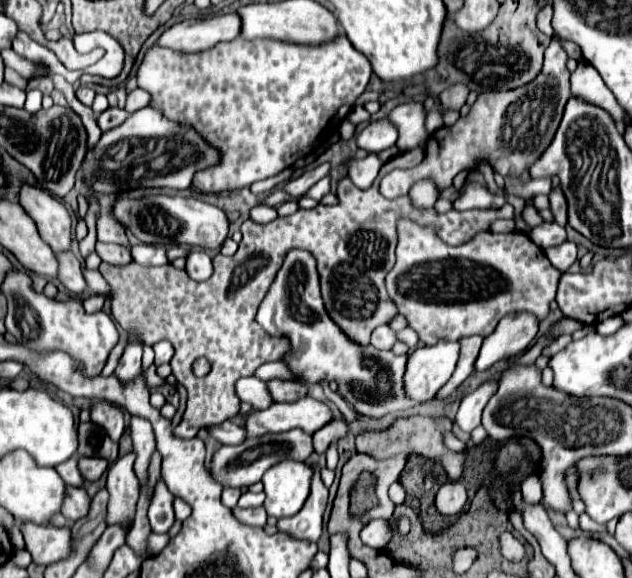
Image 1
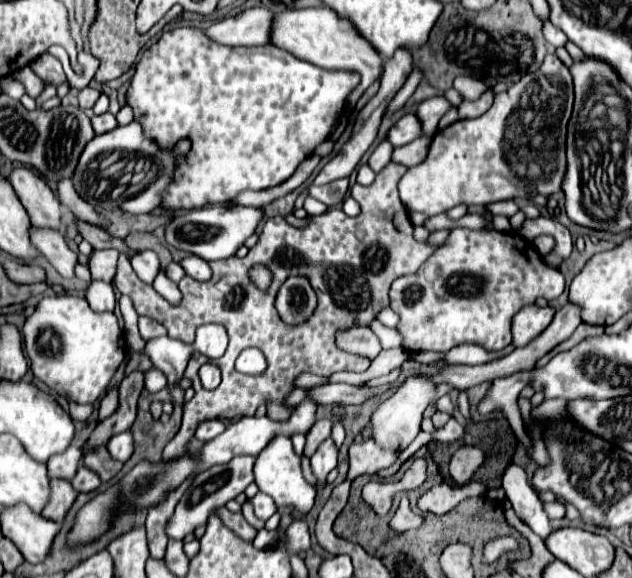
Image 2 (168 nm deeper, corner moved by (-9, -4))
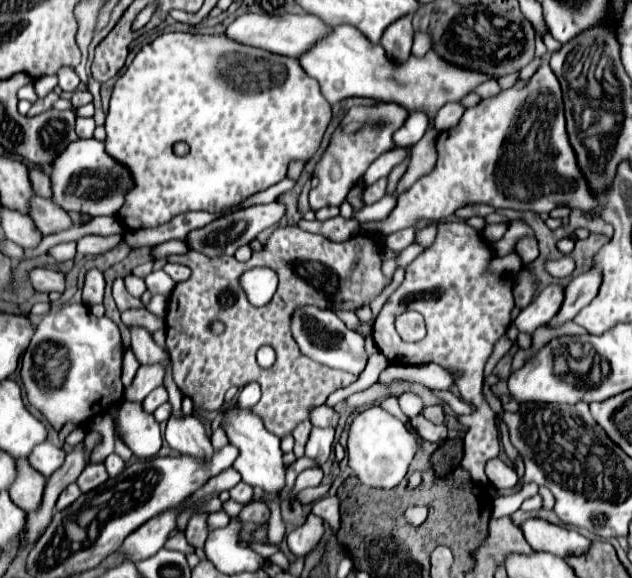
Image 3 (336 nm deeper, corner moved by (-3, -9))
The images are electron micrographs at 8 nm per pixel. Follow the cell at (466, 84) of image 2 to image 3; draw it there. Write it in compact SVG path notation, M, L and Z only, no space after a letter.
M487 80L487 82L479 84L473 92L475 92L475 94L479 94L481 98L489 98L489 96L495 96L495 92L497 92L497 90L499 90L497 80Z

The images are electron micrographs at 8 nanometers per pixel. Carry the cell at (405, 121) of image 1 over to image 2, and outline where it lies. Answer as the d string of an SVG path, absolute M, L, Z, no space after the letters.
M437 95L437 97L431 97L431 99L425 99L419 109L417 109L417 115L423 123L423 131L427 137L433 137L435 131L437 131L437 123L439 119L451 111L453 105L443 97L443 95Z

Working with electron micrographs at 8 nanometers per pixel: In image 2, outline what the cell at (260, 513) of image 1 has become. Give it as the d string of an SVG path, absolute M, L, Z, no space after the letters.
M219 507L215 511L215 515L219 515L219 519L223 519L223 525L227 525L235 535L239 535L241 539L247 539L247 541L253 541L255 535L257 535L257 529L251 527L241 513L231 513L227 507Z

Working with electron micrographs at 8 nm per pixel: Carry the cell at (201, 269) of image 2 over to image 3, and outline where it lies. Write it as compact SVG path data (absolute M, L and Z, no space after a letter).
M167 262L163 270L165 270L175 282L183 282L183 280L187 280L187 278L191 276L191 270L189 270L187 266L183 266L183 264L171 264L171 262Z

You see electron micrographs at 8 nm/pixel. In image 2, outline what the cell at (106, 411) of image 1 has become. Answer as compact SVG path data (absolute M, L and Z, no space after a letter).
M123 431L119 435L115 435L109 443L107 443L107 449L111 453L113 459L119 459L121 463L125 463L131 453L133 453L133 437L129 431Z

